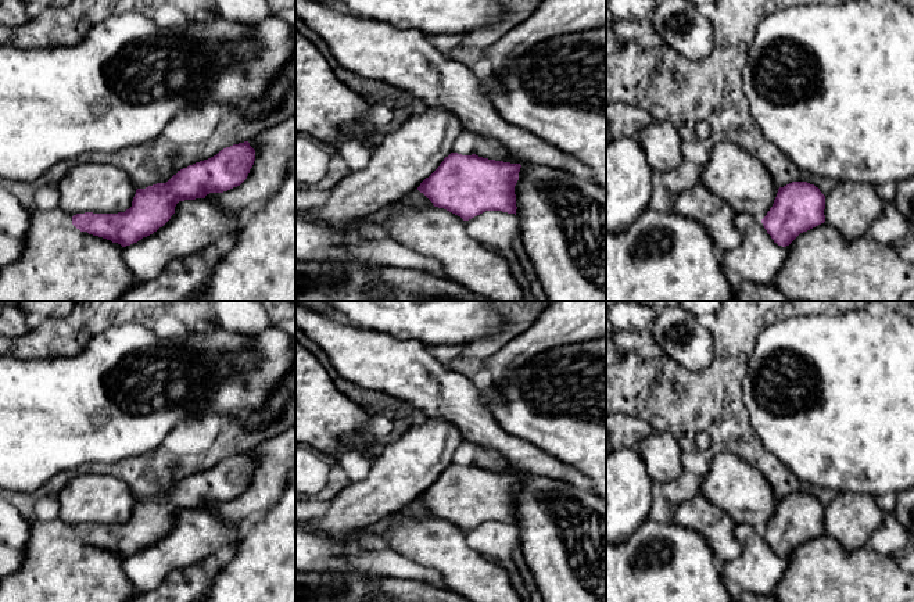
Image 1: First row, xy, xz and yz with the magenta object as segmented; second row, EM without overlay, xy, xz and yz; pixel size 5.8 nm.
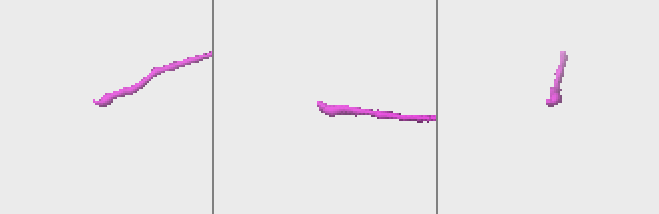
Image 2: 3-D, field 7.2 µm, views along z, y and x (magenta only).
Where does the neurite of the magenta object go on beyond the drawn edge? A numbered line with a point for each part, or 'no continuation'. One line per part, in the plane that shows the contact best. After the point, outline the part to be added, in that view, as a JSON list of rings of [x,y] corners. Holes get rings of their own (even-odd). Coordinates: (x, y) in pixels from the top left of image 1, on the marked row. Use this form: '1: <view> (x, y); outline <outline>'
1: xy (60, 262); outline [[[60,208],[35,209],[22,255],[0,269],[0,301],[118,301],[137,284],[122,258],[122,246],[80,232]]]

